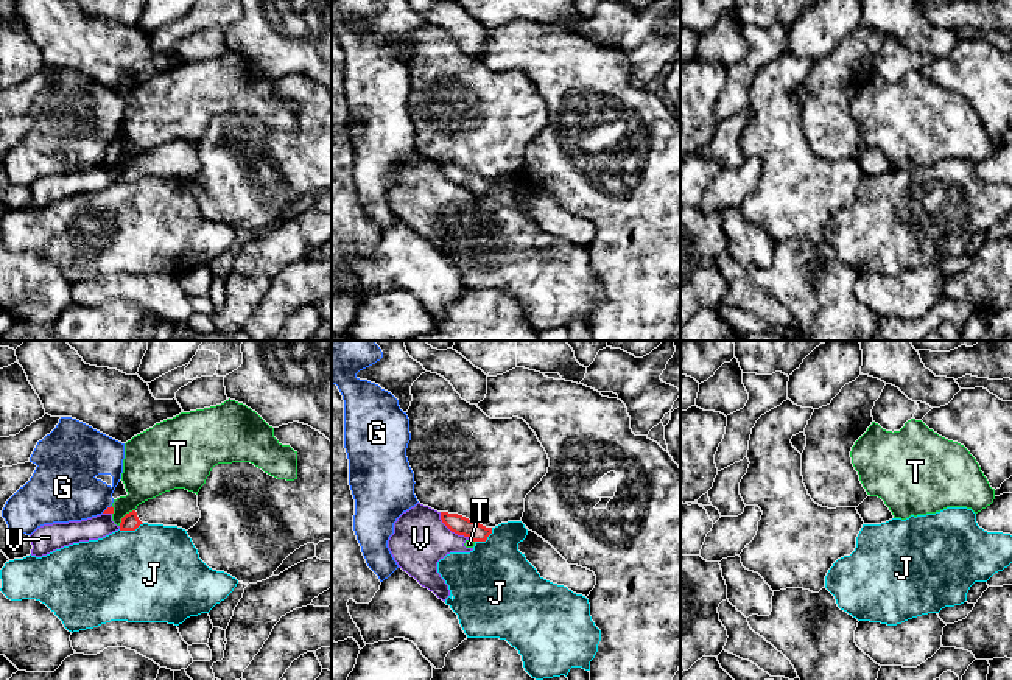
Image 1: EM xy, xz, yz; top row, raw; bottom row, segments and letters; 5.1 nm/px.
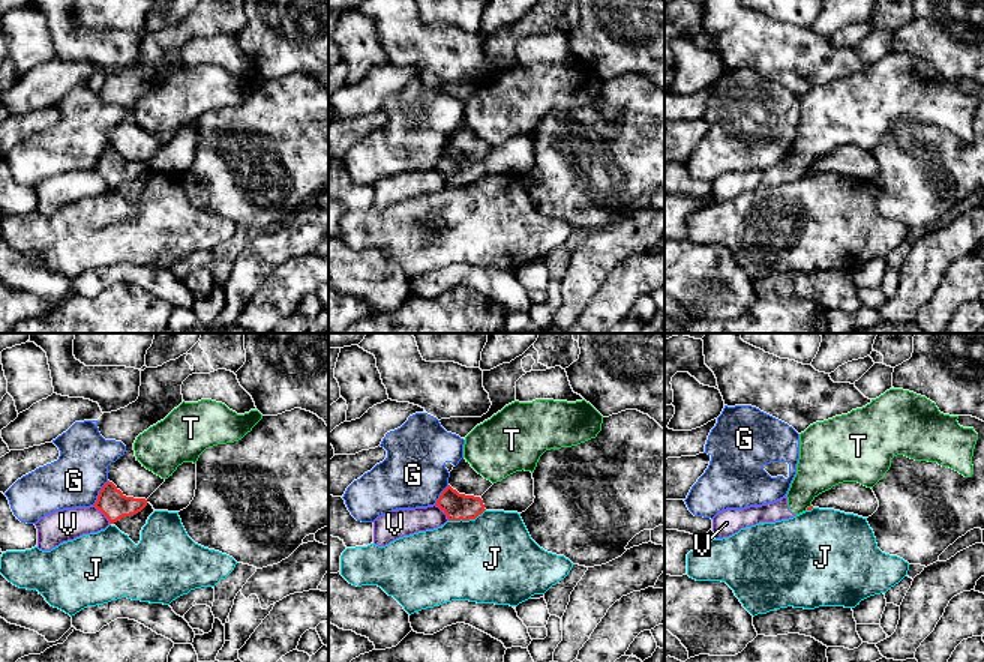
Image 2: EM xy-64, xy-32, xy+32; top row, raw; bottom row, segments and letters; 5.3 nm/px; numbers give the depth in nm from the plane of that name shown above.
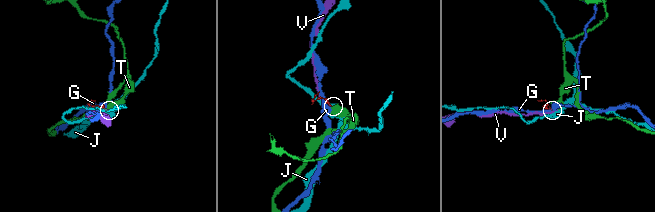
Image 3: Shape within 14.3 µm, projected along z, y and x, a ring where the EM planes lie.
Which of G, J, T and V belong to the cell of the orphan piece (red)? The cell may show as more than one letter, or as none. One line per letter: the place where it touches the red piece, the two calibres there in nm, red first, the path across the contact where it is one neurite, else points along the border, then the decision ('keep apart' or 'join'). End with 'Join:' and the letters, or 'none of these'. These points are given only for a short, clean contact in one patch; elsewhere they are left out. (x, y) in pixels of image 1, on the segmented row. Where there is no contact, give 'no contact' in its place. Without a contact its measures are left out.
G: meets red in xy at (108, 508); 30 nm thick on the red side, 340 nm on the other; keep apart
J: meets red in xy at (131, 529); 90 nm thick on the red side, 480 nm on the other; border along xy (144, 523), (134, 529), (119, 529); keep apart
T: meets red in xy at (125, 515); 90 nm thick on the red side, 260 nm on the other; border along xy (134, 509), (119, 525); keep apart
V: meets red in xz at (452, 531); 100 nm thick on the red side, 280 nm on the other; border along xz (439, 512), (439, 518), (453, 532), (470, 539); keep apart
Join: none of these

